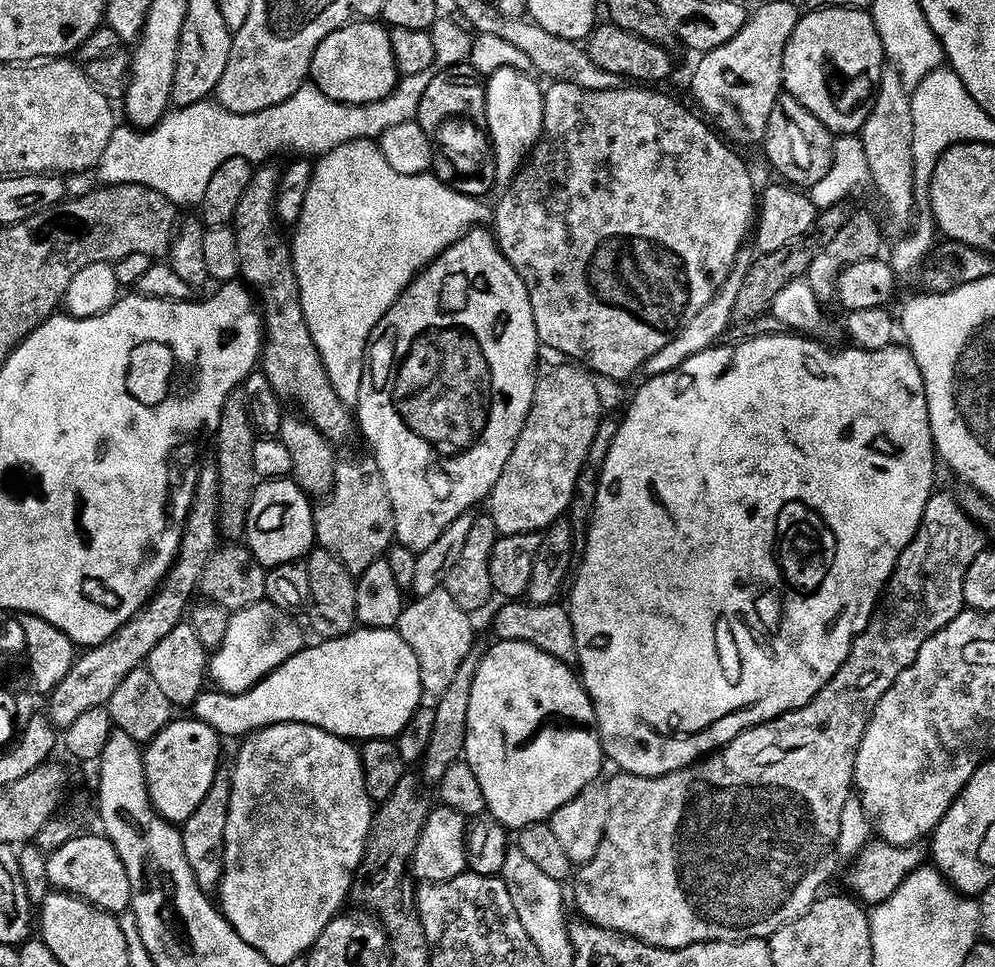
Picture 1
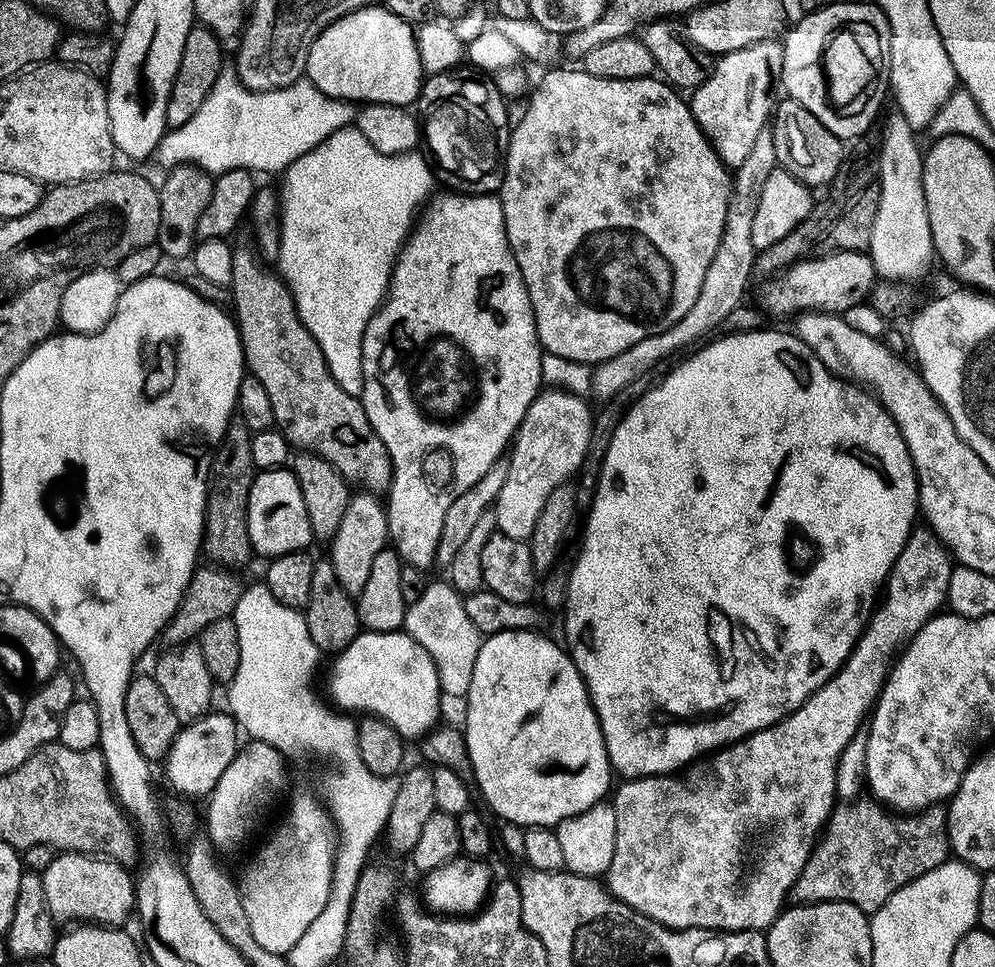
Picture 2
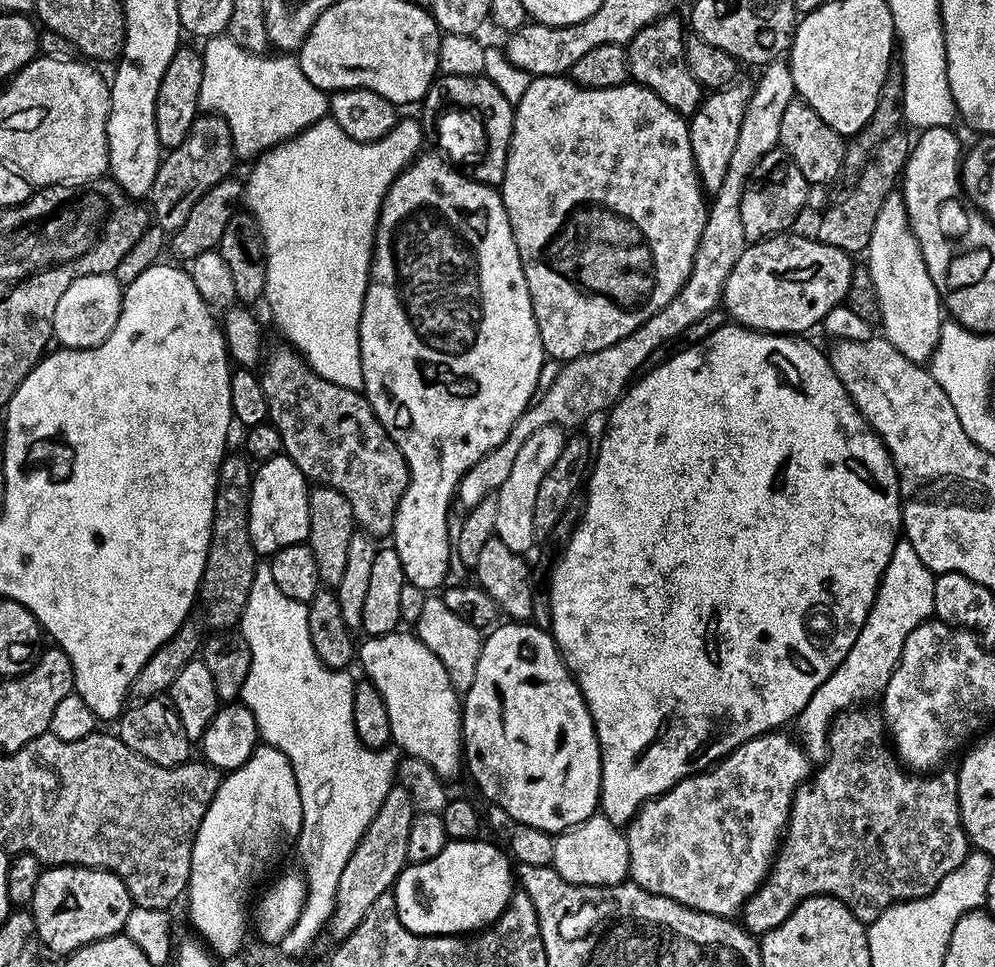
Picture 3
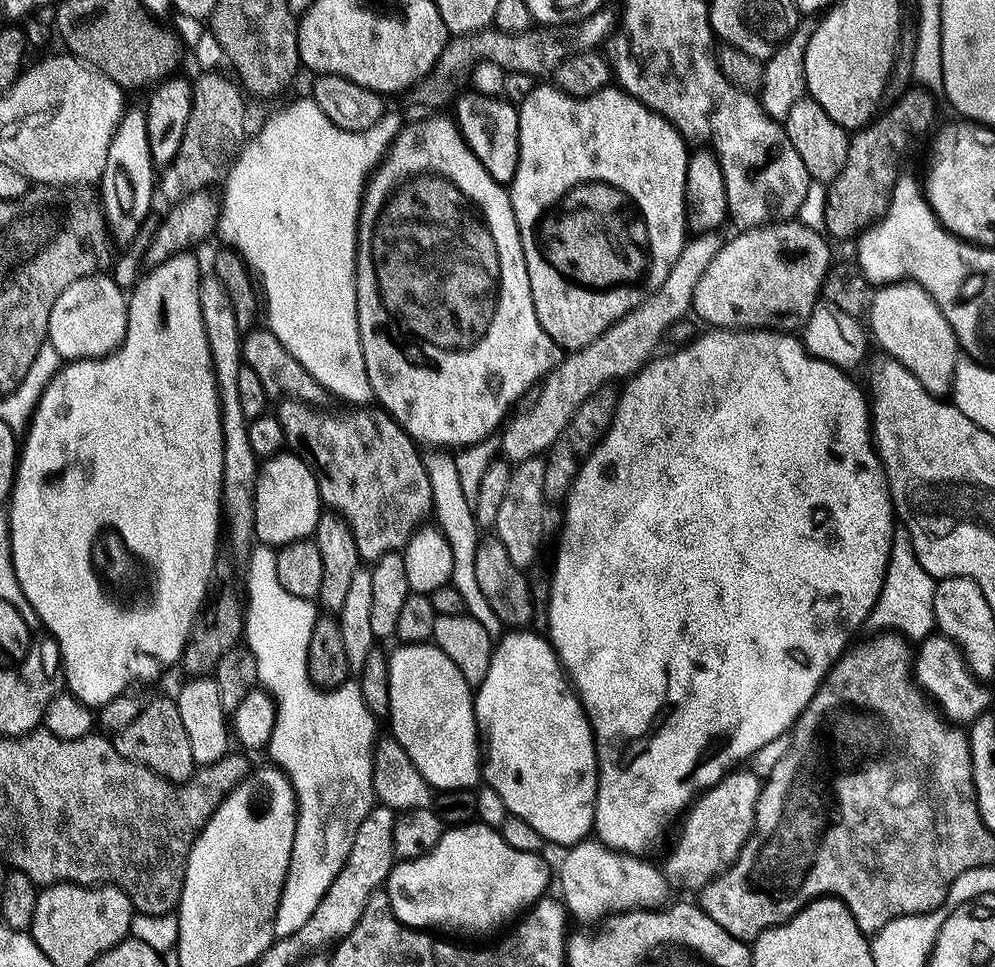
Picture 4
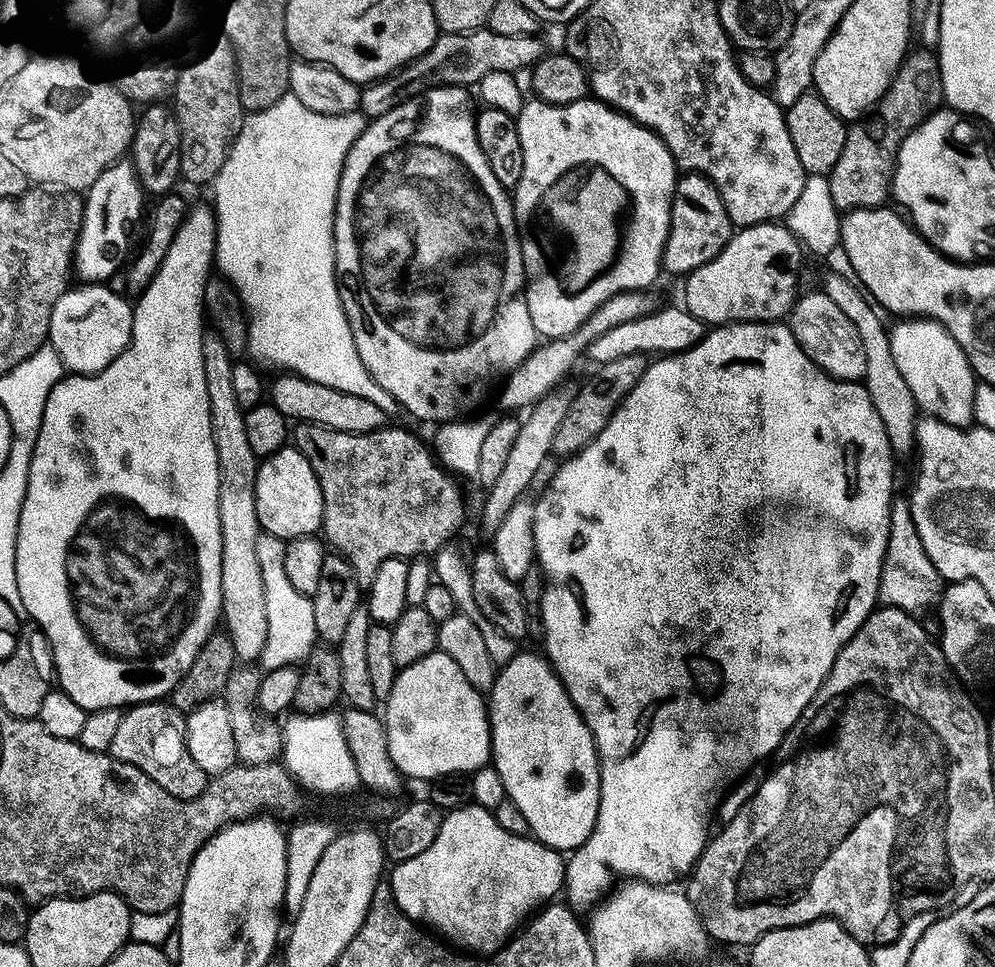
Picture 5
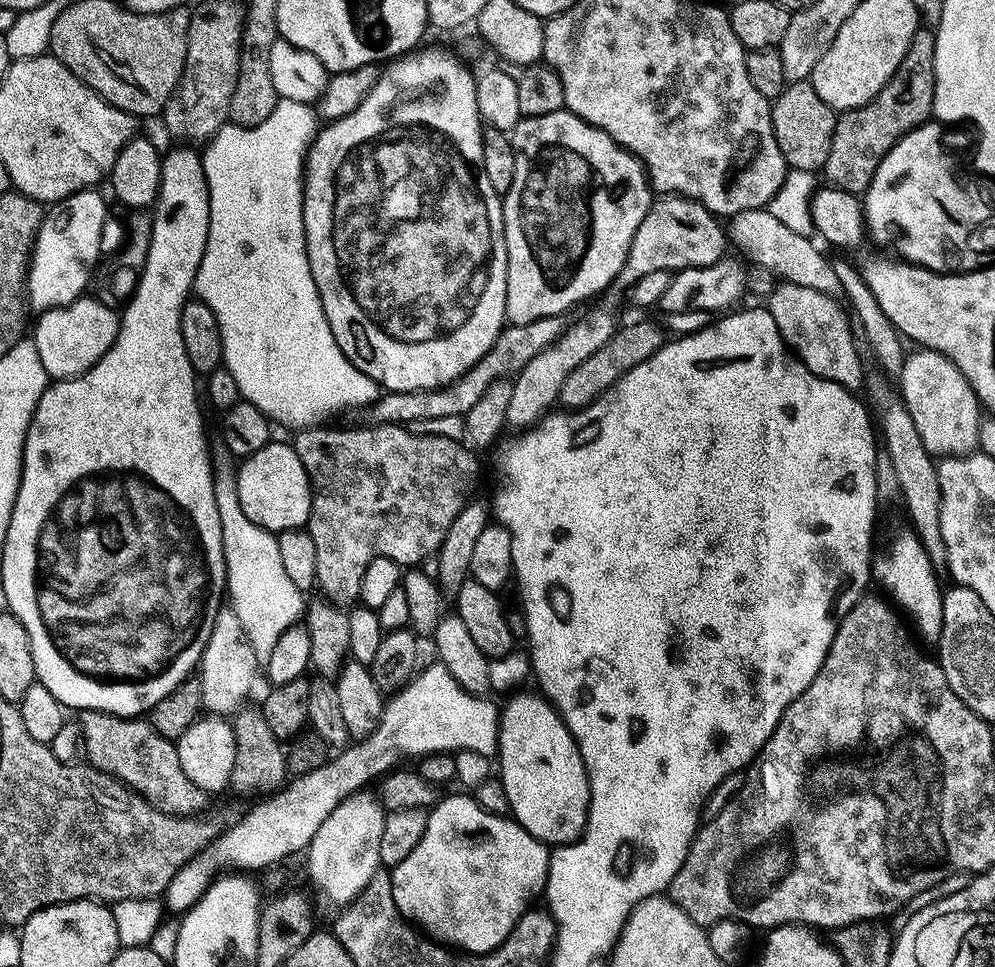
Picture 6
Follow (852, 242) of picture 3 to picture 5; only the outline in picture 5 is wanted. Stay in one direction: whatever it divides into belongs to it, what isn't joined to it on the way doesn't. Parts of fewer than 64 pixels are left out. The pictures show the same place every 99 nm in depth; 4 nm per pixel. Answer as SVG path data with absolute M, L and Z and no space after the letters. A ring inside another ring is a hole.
M909 51L880 101L867 114L848 124L842 154L827 175L830 196L837 210L879 208L889 199L892 170L902 142L941 107L943 94L937 57L933 53L931 56L928 52Z

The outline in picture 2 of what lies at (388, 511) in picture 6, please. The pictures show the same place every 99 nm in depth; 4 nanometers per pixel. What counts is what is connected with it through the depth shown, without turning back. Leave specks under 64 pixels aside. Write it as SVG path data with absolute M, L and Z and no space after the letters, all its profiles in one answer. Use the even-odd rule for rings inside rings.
M237 247L232 253L230 304L231 307L236 307L234 319L240 329L240 340L244 344L247 371L258 378L258 382L262 382L266 389L270 406L274 406L275 427L287 438L293 449L320 455L338 470L338 474L342 474L349 485L373 494L387 493L392 486L392 459L386 446L372 431L363 403L357 397L346 394L346 390L336 384L322 354L322 346L318 346L314 334L310 334L310 330L302 322L287 284L275 271L267 272L264 269L265 261L251 247L248 248Z

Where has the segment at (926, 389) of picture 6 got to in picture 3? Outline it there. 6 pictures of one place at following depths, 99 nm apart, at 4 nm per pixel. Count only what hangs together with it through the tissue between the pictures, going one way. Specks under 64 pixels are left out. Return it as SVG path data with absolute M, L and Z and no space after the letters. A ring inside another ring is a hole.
M899 191L890 193L886 202L882 202L878 222L874 222L874 234L870 234L867 256L866 267L880 303L879 323L884 326L883 335L906 358L915 364L927 365L940 341L942 301L930 278L930 270L926 270L916 235L908 225L908 211Z

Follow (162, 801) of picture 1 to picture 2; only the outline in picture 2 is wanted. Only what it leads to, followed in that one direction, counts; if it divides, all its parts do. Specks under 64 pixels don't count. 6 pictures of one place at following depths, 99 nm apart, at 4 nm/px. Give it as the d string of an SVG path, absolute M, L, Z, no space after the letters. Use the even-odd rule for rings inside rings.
M213 710L207 716L200 720L193 720L185 723L180 729L180 733L174 738L174 742L170 746L167 756L162 761L164 767L164 776L168 779L168 784L176 792L181 792L181 797L192 798L188 796L207 797L214 790L214 786L218 782L218 778L222 778L226 766L230 766L230 762L234 762L236 753L242 747L241 733L238 731L238 725L227 711Z

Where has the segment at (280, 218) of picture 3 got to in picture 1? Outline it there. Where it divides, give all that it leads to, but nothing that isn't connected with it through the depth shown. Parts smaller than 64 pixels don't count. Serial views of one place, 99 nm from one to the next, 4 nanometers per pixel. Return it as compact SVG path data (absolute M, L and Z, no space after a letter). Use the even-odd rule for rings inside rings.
M368 138L331 148L315 161L306 198L302 202L302 214L294 225L296 233L292 240L290 236L292 269L298 278L306 326L326 366L334 394L338 394L346 405L355 406L362 399L360 383L366 380L364 358L368 339L382 314L386 314L388 307L424 265L436 259L484 215L489 215L489 205L487 208L483 199L463 191L455 192L450 185L432 175L428 172L398 174L398 170L386 162L379 143Z

